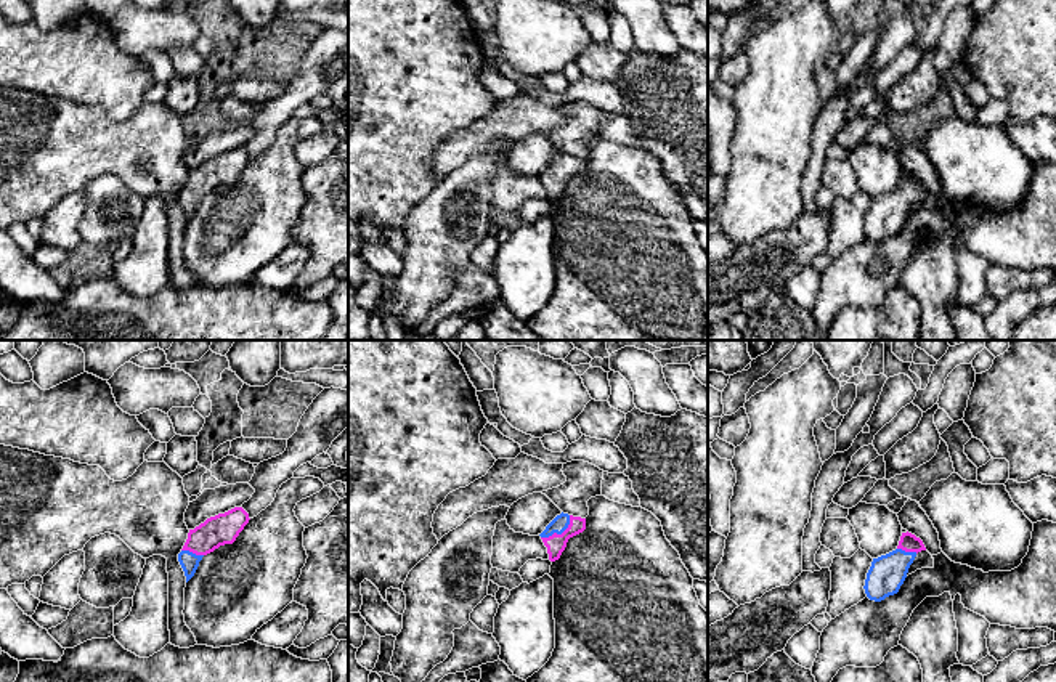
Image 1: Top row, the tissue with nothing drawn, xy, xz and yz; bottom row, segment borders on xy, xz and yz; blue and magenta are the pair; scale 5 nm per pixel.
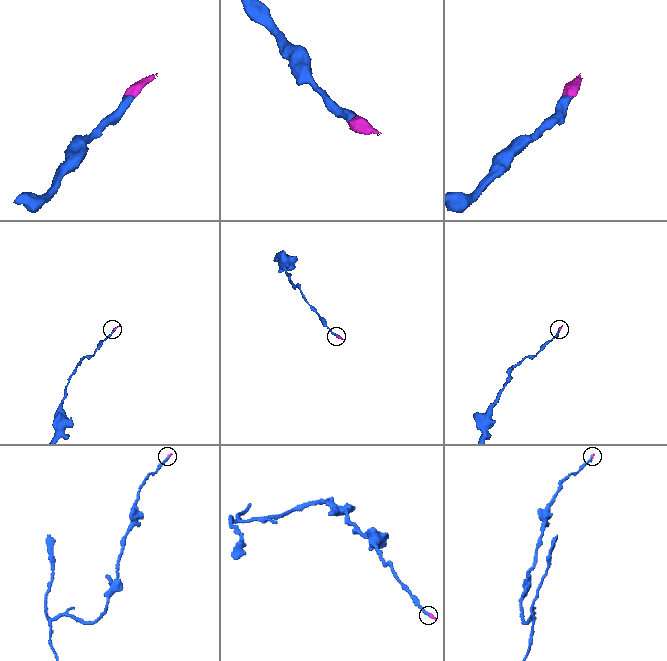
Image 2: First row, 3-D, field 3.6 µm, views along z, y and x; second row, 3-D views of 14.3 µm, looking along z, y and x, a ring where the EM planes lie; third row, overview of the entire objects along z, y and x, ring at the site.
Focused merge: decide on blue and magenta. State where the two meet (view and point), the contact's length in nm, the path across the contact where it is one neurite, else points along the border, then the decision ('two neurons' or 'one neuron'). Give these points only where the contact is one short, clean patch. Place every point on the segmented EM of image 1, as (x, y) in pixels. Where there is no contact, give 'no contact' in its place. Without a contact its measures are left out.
meets blue in xz at (559, 533); contact 190 nm long; runs through xz (560, 522), (559, 533), (556, 544); one neuron

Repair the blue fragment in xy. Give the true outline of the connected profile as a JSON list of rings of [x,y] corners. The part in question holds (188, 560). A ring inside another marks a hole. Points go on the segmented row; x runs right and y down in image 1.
[[[234,507],[189,530],[188,539],[178,554],[186,583],[194,576],[202,557],[220,546],[233,544],[249,520],[249,514],[242,507]]]

